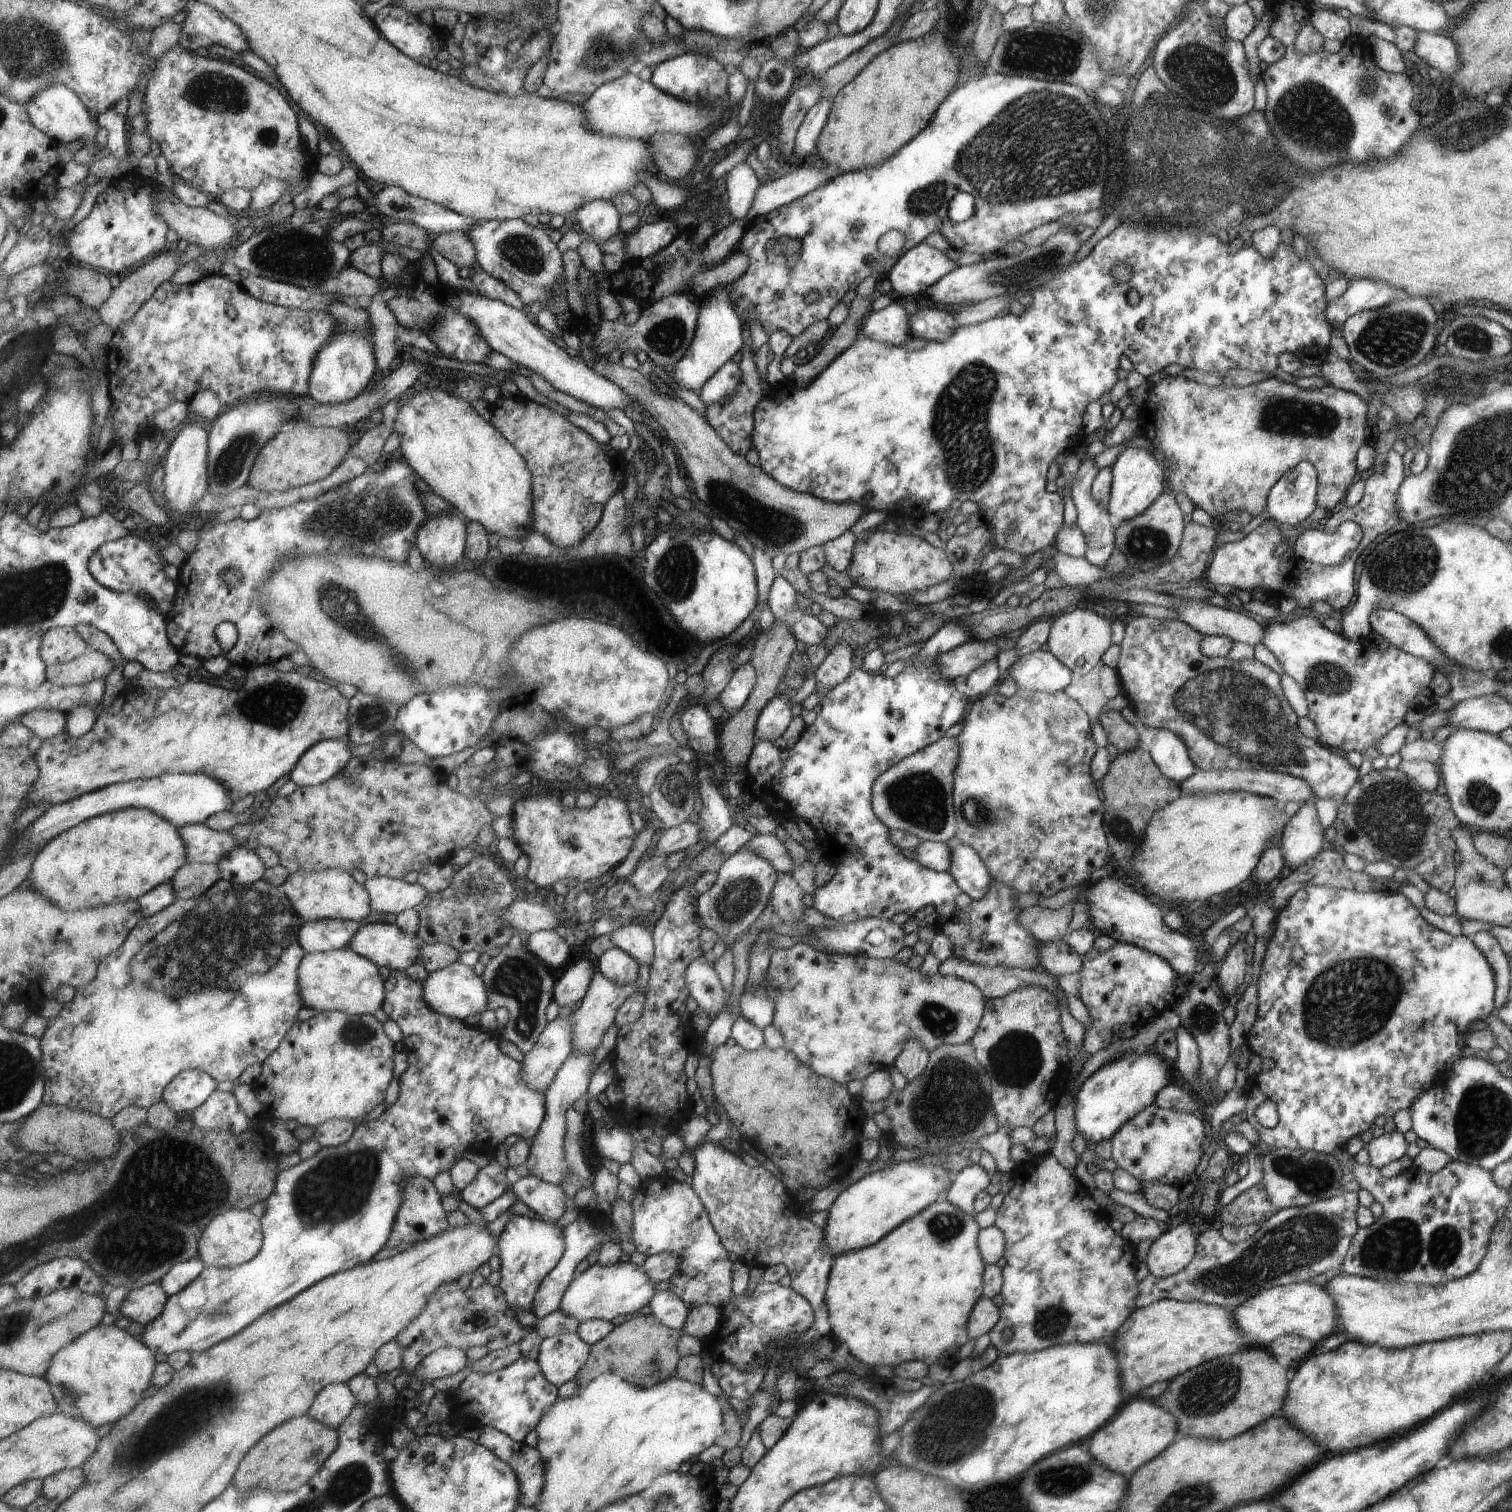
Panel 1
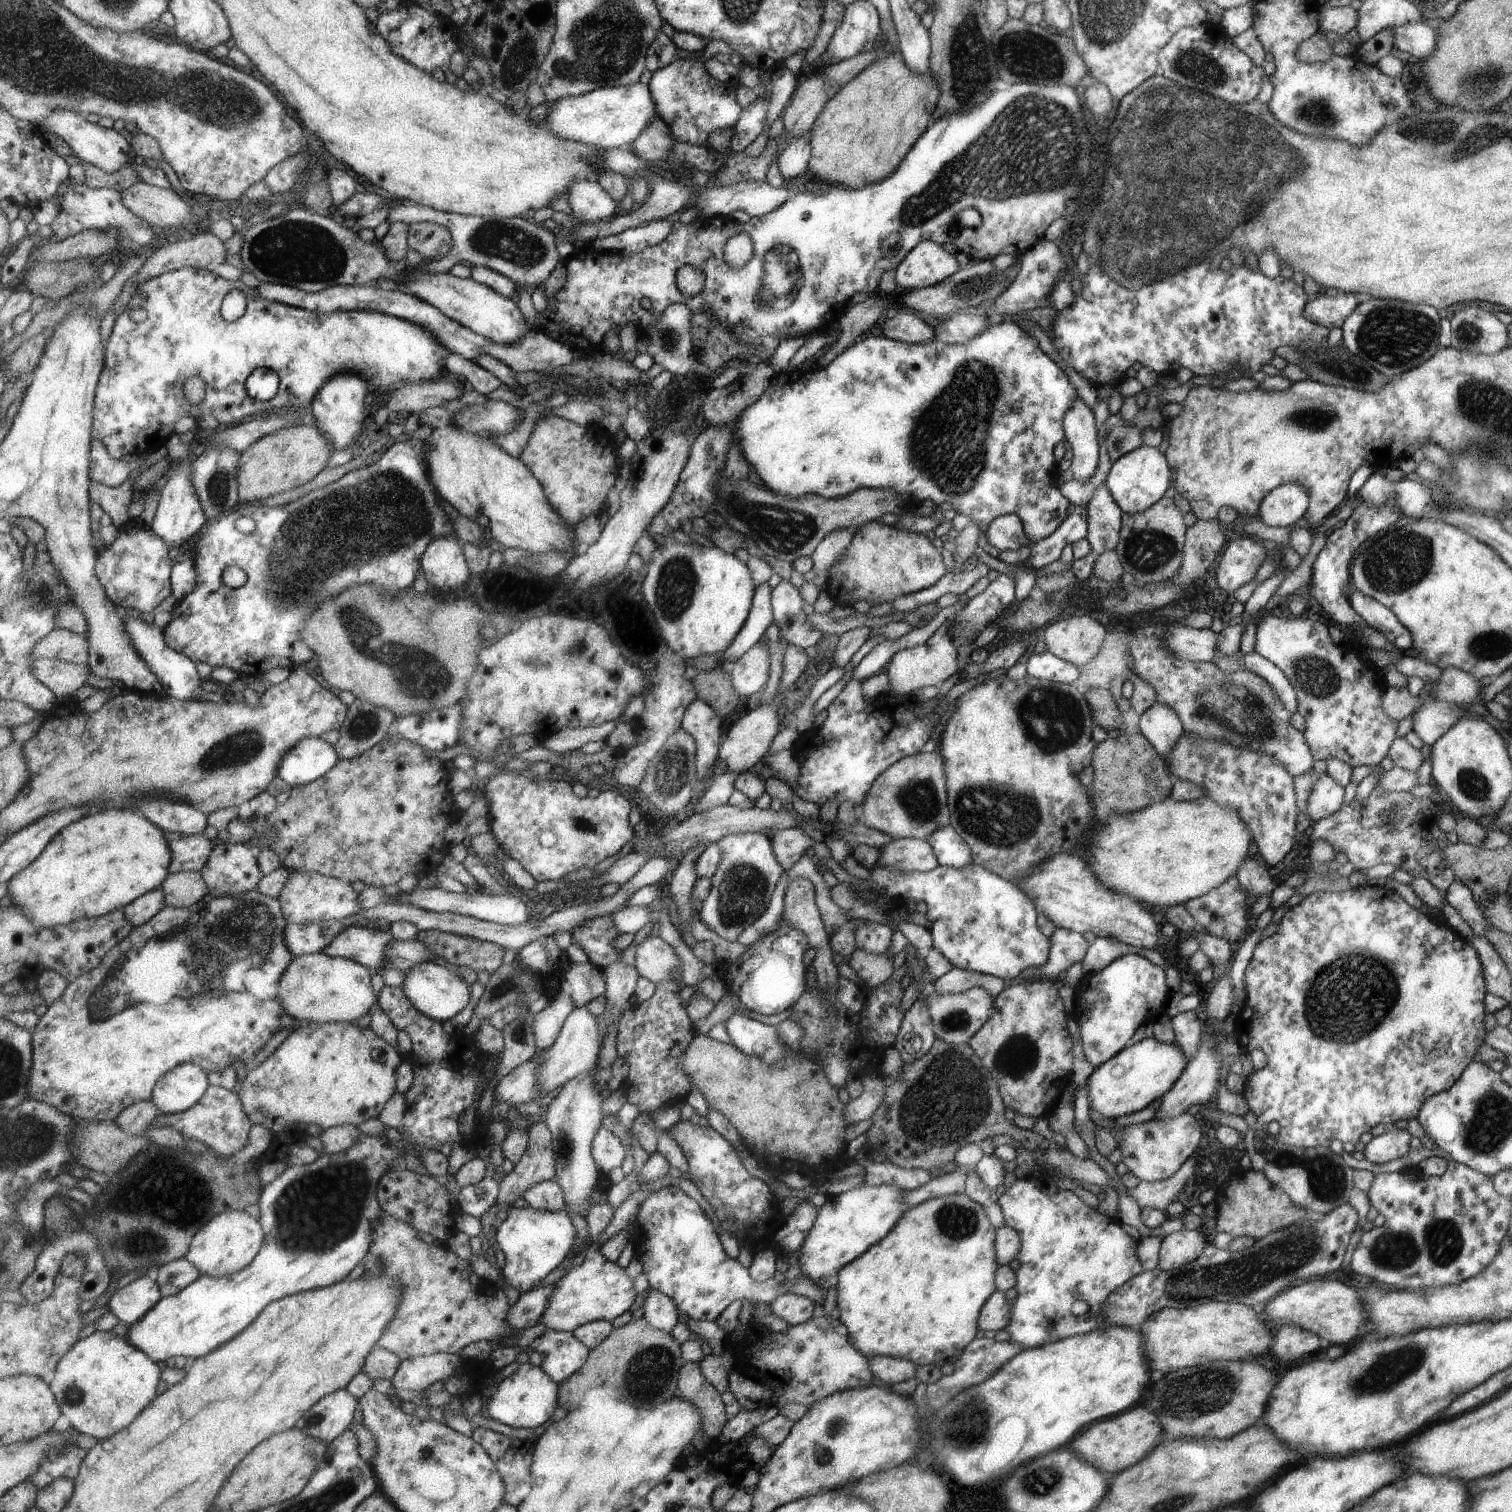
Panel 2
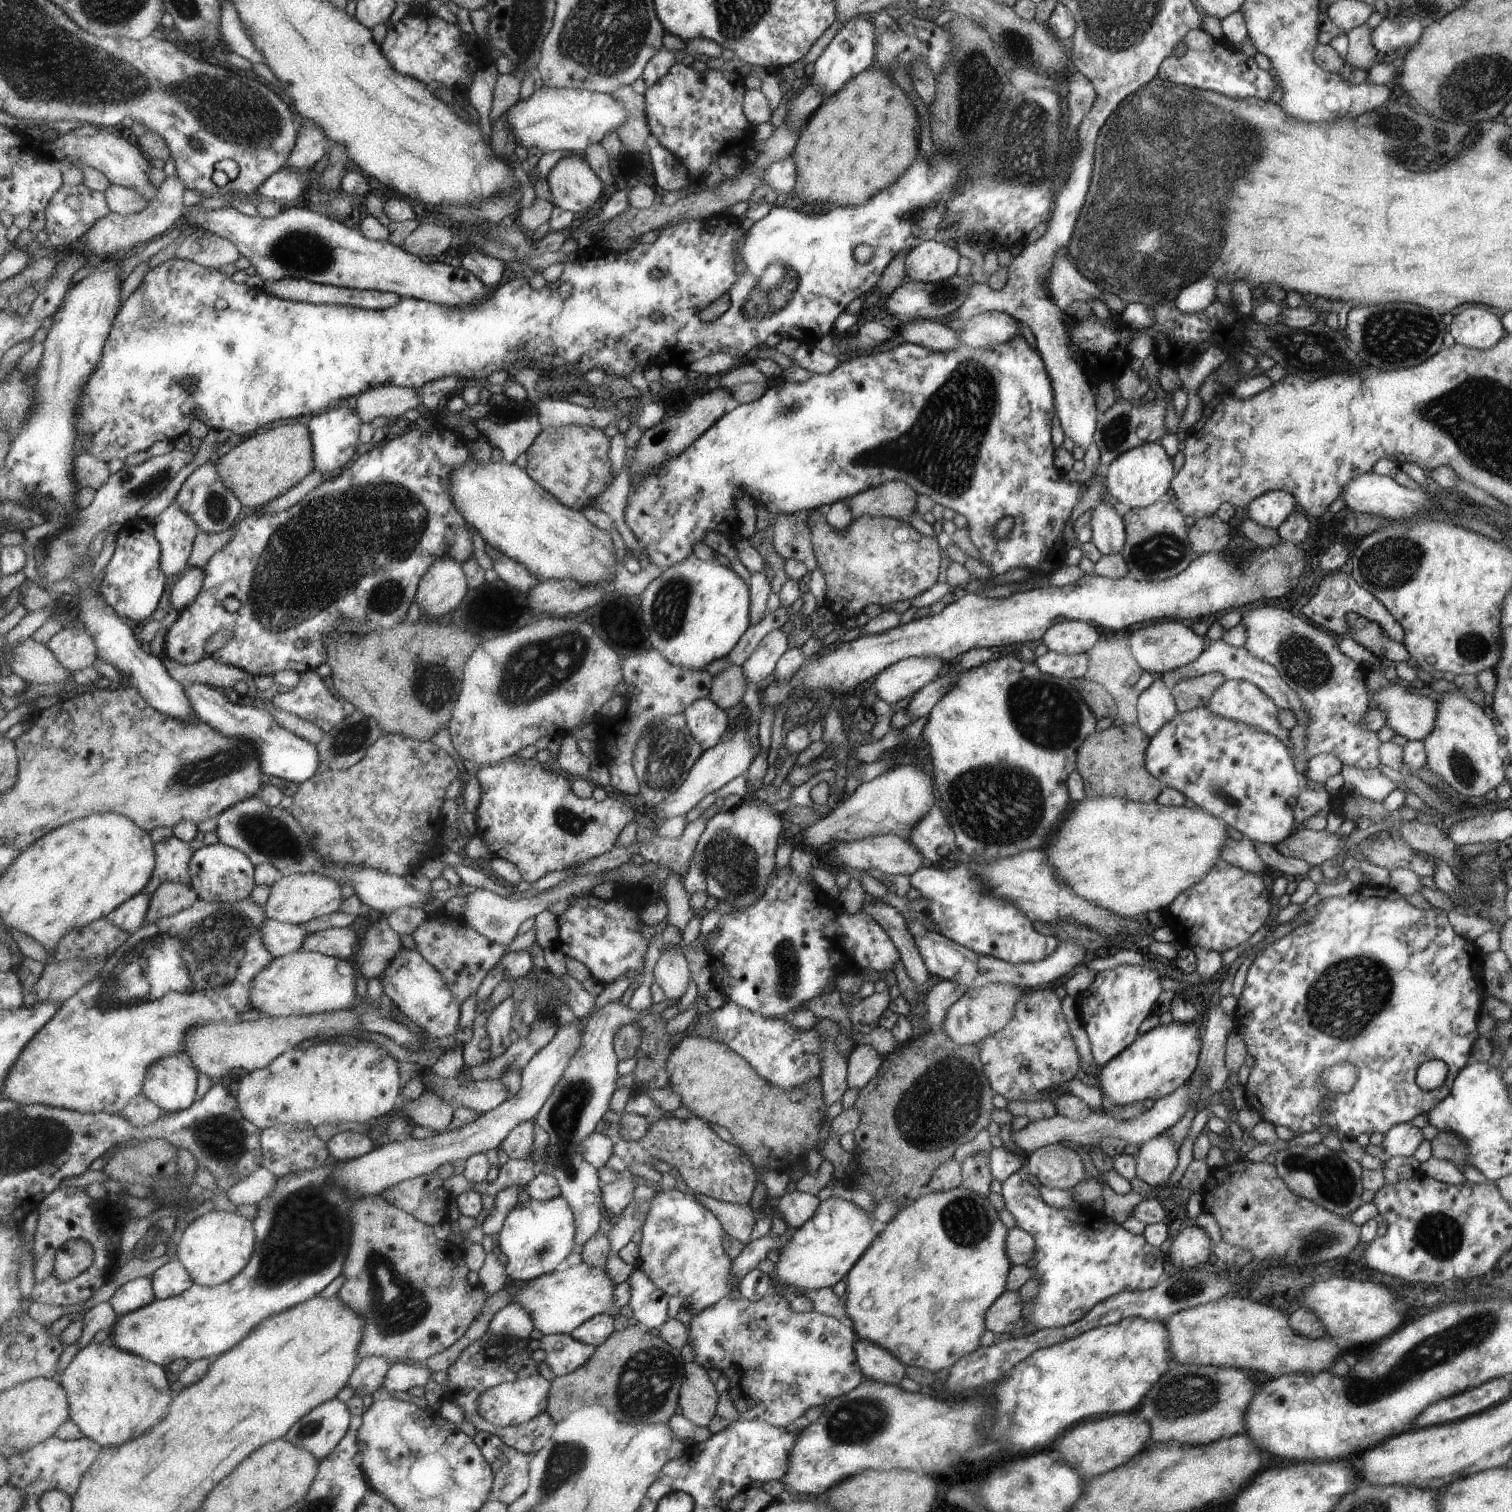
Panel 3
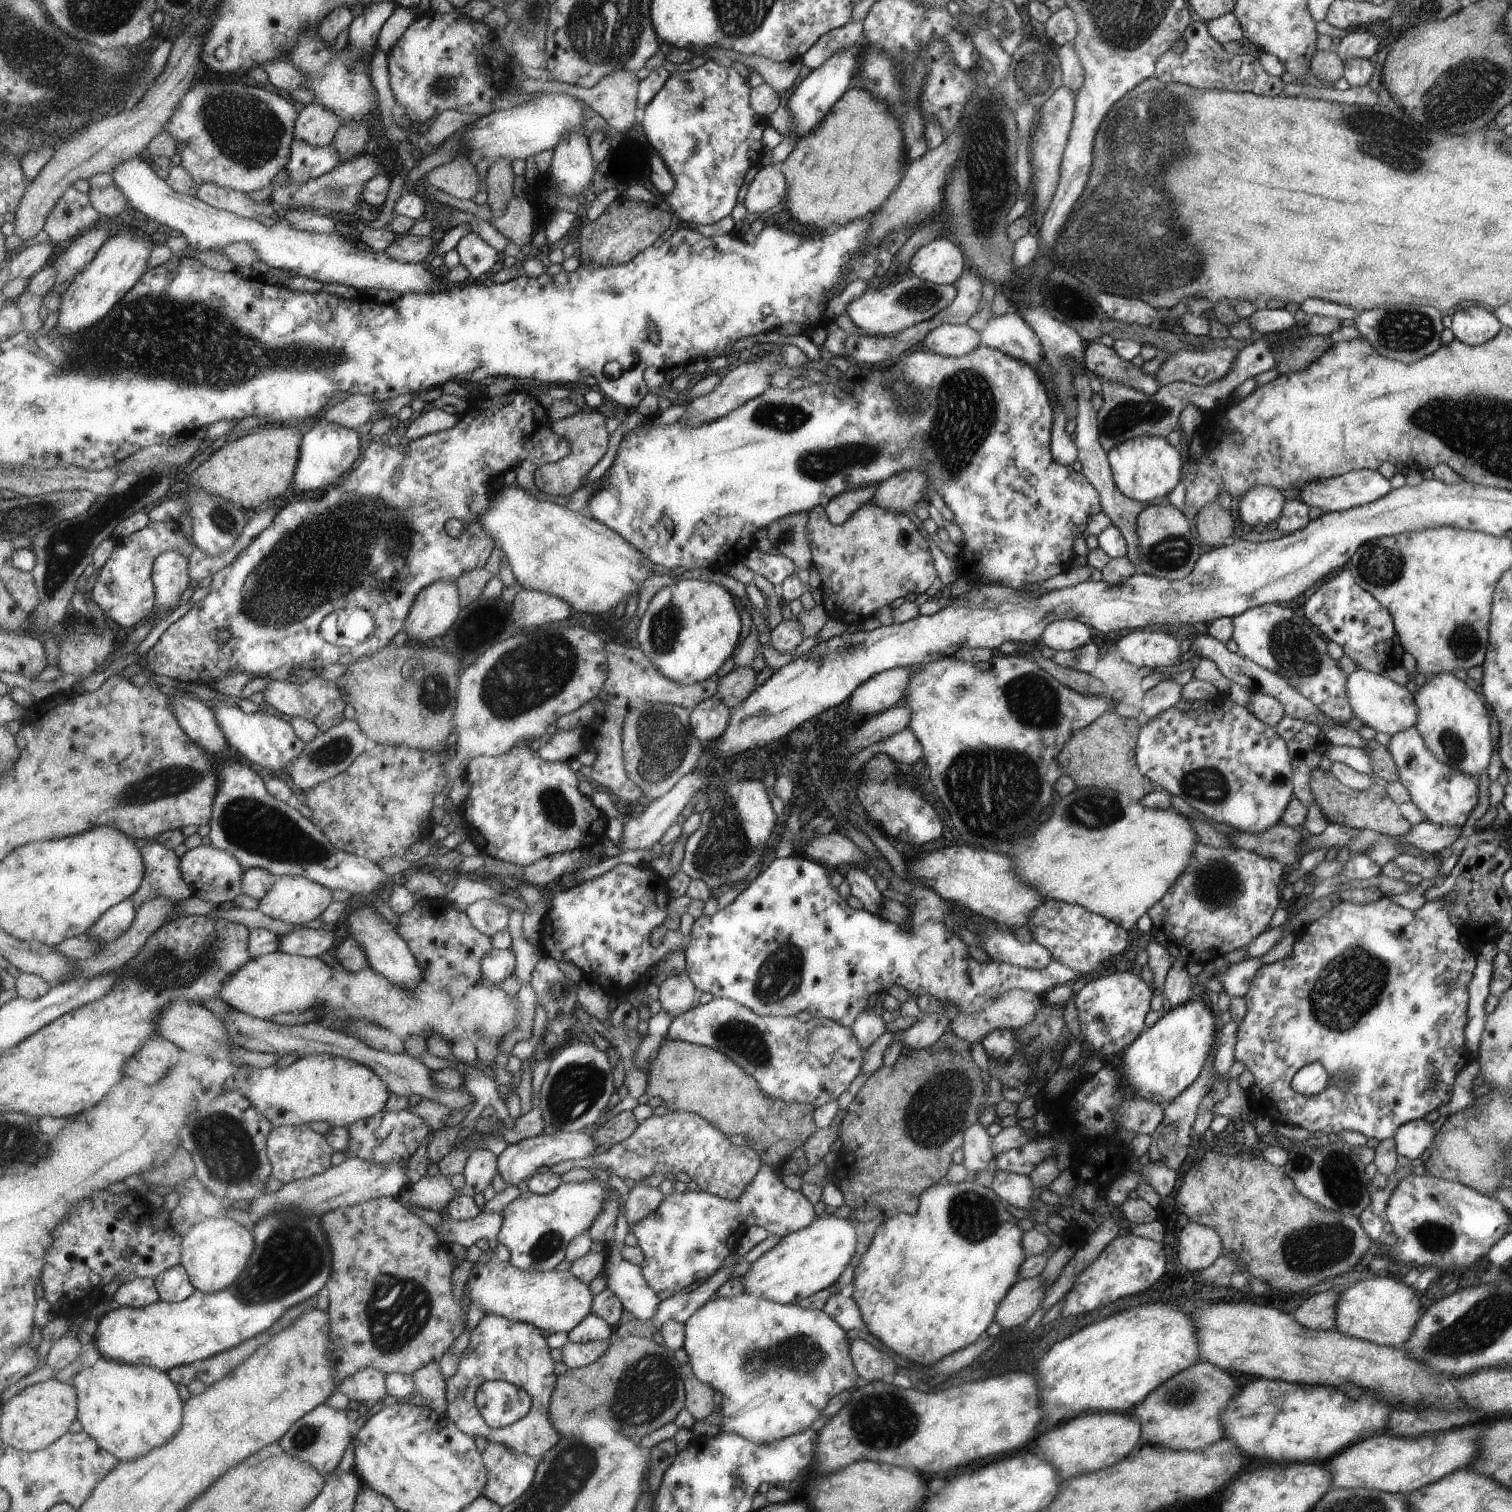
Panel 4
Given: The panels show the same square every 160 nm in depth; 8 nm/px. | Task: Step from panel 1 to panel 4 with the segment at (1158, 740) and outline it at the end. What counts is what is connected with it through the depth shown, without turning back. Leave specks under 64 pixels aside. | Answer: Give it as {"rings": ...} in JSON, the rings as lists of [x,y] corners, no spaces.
{"rings":[[[1171,679],[1159,681],[1144,692],[1140,710],[1149,720],[1152,716],[1155,716],[1155,713],[1170,707],[1180,699],[1179,692],[1181,692],[1182,686]]]}

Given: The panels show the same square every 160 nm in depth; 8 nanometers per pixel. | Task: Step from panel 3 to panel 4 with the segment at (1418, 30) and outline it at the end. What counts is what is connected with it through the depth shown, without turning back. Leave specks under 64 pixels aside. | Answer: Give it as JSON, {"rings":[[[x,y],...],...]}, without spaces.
{"rings":[[[1357,28],[1348,31],[1332,49],[1342,62],[1352,57],[1369,60],[1371,55],[1377,52],[1377,44],[1379,44],[1379,40],[1375,35],[1369,34],[1369,31],[1364,28]]]}

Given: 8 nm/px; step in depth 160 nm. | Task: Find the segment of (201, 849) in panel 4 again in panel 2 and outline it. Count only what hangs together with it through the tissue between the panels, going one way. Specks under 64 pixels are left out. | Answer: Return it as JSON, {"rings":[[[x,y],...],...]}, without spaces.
{"rings":[[[217,842],[207,864],[200,870],[215,896],[239,896],[259,886],[262,873],[258,851],[249,844]]]}

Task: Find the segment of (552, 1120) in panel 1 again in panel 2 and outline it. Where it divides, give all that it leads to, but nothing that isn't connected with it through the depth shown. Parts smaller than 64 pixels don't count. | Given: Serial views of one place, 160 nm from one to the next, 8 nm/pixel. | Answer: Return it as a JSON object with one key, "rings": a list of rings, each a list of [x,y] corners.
{"rings":[[[544,1120],[529,1129],[528,1151],[523,1155],[521,1162],[514,1165],[514,1169],[500,1182],[496,1206],[506,1212],[511,1210],[513,1204],[523,1198],[535,1183],[557,1178],[551,1129]]]}

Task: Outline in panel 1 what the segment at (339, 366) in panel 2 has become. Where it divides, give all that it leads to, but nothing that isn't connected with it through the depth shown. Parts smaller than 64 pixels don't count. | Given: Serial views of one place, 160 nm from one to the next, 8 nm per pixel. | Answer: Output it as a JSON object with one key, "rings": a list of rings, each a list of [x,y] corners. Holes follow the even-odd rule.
{"rings":[[[207,274],[201,280],[186,285],[176,285],[170,281],[165,281],[157,288],[155,294],[141,307],[141,310],[139,310],[135,316],[132,316],[129,322],[126,322],[121,328],[116,330],[112,339],[107,344],[108,378],[112,401],[110,414],[112,415],[111,427],[114,444],[122,448],[127,442],[135,442],[138,444],[141,441],[142,435],[151,437],[152,434],[155,434],[155,431],[159,431],[159,428],[154,424],[156,414],[159,411],[167,408],[175,401],[185,401],[189,403],[191,398],[195,396],[199,390],[214,391],[219,396],[222,411],[229,410],[229,408],[235,406],[239,400],[250,399],[251,396],[255,396],[257,392],[263,392],[264,390],[273,390],[273,392],[279,390],[279,394],[293,394],[293,396],[305,396],[305,394],[309,394],[310,396],[310,380],[316,356],[325,346],[325,343],[334,336],[335,332],[336,318],[331,313],[327,311],[288,309],[283,305],[263,302],[251,296],[241,284],[231,281],[229,278],[225,278],[225,276],[220,274]],[[229,305],[237,309],[238,315],[236,319],[229,318],[227,312]]]}

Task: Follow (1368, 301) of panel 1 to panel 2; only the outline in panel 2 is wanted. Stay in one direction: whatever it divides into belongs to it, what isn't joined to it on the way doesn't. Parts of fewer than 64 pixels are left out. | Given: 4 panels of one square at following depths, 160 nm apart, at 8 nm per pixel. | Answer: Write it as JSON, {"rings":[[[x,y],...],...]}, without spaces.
{"rings":[[[1341,293],[1336,297],[1313,296],[1305,306],[1303,316],[1326,329],[1340,328],[1345,317],[1360,302],[1369,299],[1365,293]]]}

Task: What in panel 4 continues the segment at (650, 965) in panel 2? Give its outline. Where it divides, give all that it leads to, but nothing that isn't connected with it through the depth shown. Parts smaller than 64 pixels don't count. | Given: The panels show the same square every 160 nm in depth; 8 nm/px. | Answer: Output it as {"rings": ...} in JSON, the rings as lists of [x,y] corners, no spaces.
{"rings":[[[685,971],[666,978],[660,984],[661,1008],[676,1019],[693,1006],[695,990]]]}

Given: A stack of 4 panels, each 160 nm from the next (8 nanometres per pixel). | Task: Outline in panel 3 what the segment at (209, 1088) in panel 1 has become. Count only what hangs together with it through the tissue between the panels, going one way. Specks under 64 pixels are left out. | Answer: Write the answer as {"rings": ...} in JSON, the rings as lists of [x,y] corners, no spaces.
{"rings":[[[185,1051],[171,1053],[162,1056],[152,1064],[146,1074],[142,1092],[151,1100],[159,1103],[163,1110],[171,1112],[182,1111],[193,1106],[197,1098],[197,1080],[199,1080],[200,1070],[195,1066],[194,1060]]]}

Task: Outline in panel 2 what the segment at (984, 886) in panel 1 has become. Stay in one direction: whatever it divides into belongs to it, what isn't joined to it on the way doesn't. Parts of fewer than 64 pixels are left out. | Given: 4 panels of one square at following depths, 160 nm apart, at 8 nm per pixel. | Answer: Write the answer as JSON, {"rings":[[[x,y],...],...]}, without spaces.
{"rings":[[[947,824],[935,829],[926,841],[934,849],[939,865],[953,868],[973,865],[969,847],[951,825]]]}

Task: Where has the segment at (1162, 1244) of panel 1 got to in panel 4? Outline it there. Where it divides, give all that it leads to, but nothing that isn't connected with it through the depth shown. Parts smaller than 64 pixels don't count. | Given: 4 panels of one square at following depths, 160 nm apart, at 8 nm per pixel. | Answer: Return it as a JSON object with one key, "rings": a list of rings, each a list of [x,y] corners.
{"rings":[[[1187,1223],[1177,1236],[1177,1256],[1187,1270],[1209,1267],[1222,1254],[1222,1239],[1215,1229]]]}

